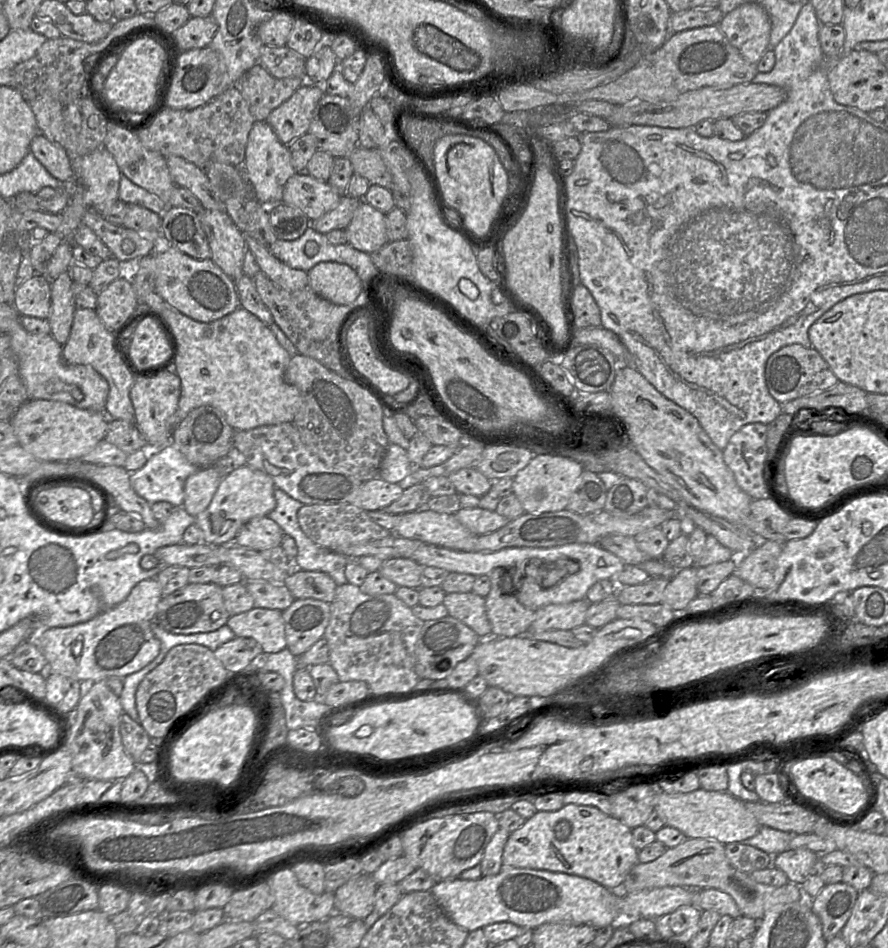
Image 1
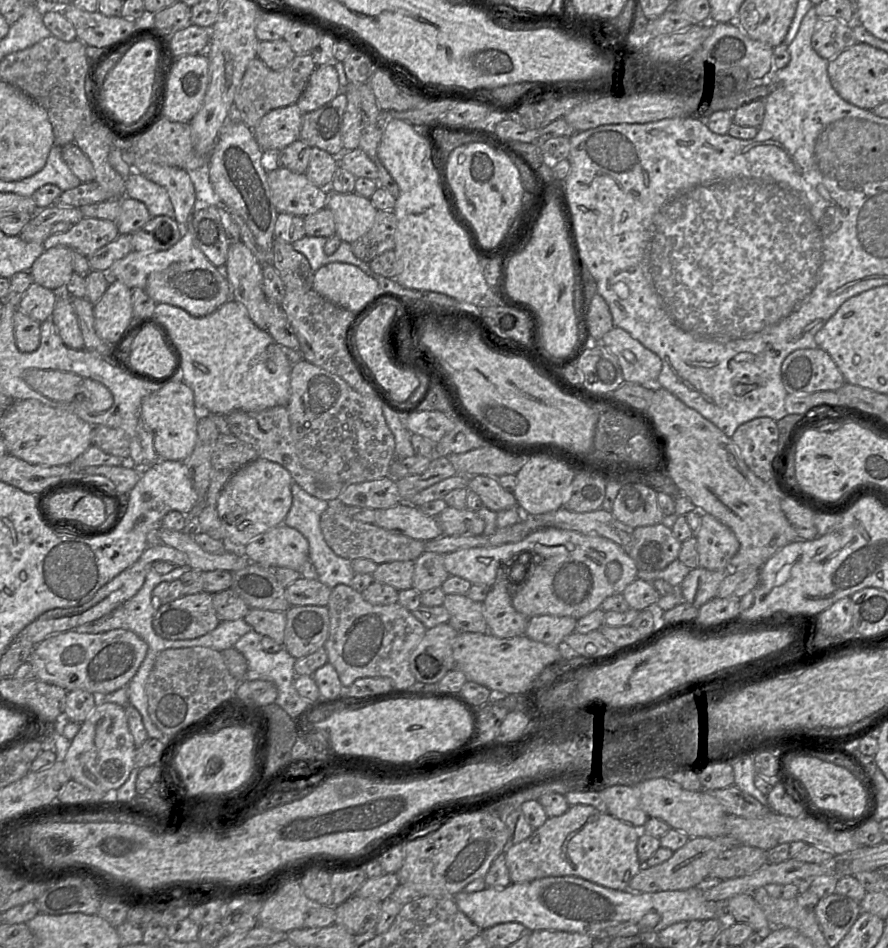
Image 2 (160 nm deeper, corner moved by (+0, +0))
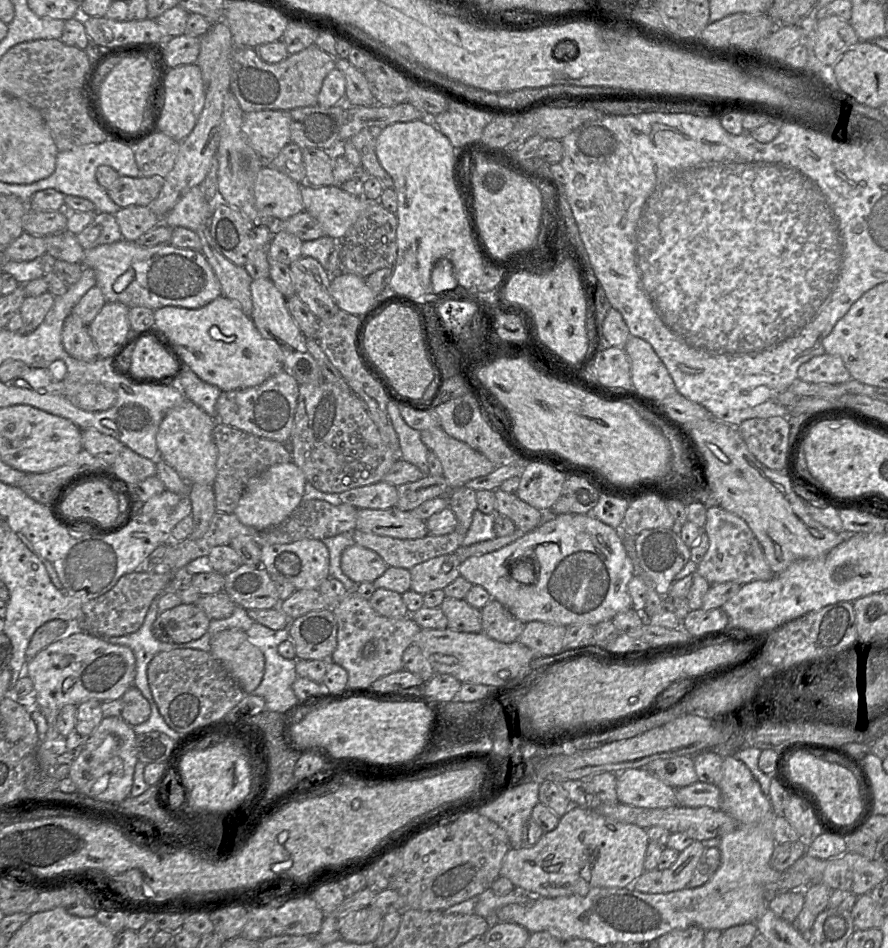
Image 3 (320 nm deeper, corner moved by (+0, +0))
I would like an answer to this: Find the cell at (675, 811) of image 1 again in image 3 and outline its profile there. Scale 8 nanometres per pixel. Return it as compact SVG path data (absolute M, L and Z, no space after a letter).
M631 768L617 775L618 802L643 808L668 808L677 805L675 789L647 768Z

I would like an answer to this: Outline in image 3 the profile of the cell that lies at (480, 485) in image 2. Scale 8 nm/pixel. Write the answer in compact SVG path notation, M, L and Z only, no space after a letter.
M496 489L496 513L509 517L516 525L517 530L527 533L538 527L545 519L546 513L532 507L521 500L516 494L510 494Z

